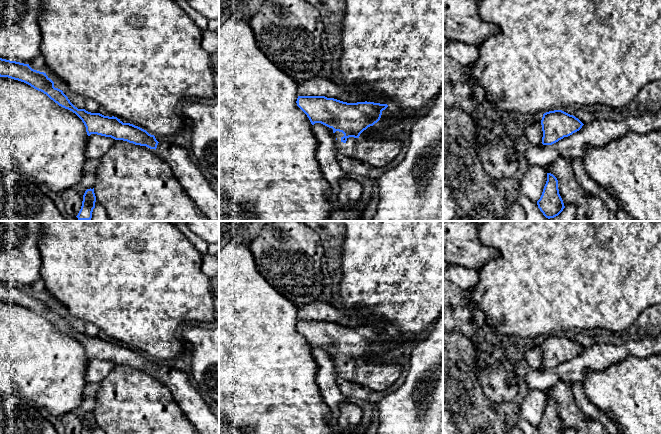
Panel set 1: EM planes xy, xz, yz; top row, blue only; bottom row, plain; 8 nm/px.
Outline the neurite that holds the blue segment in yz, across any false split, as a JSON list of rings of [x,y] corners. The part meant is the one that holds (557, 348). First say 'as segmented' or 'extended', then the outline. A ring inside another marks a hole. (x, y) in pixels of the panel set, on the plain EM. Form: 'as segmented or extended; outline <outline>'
as segmented; outline [[[554,334],[543,338],[541,349],[542,368],[552,369],[579,355],[584,348],[573,339],[562,334]]]

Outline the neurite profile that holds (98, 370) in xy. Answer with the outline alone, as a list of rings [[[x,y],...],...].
[[[97,358],[88,360],[88,368],[86,372],[87,383],[100,384],[113,370],[115,363]]]

